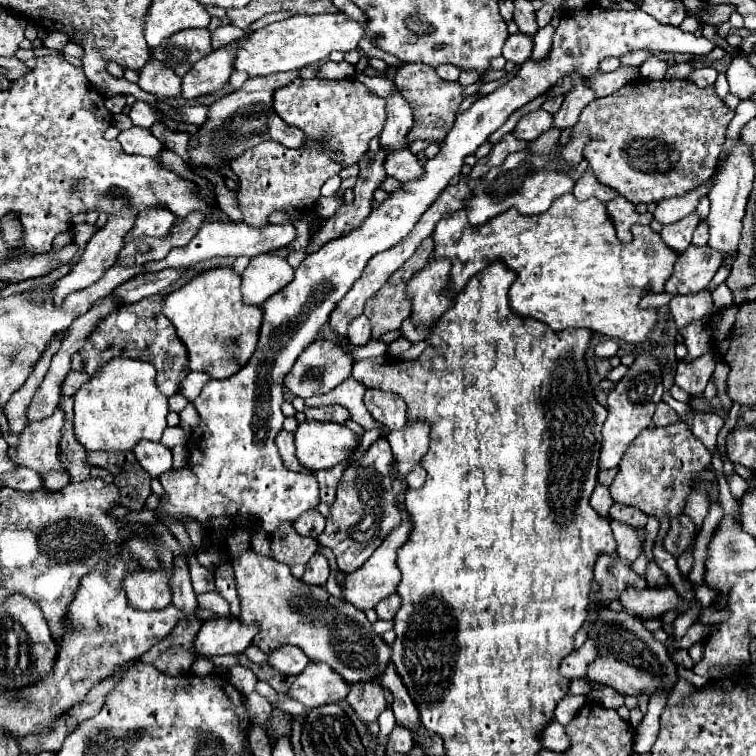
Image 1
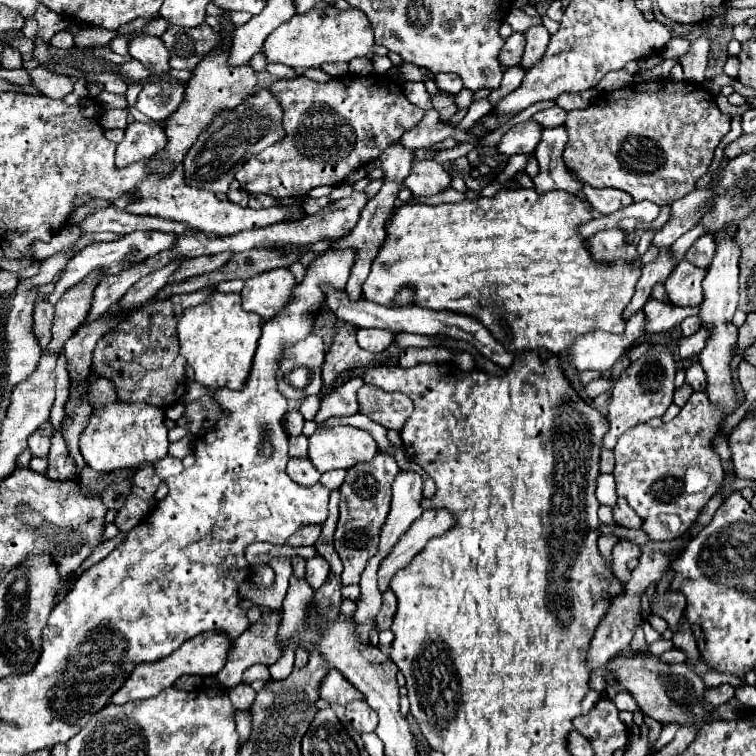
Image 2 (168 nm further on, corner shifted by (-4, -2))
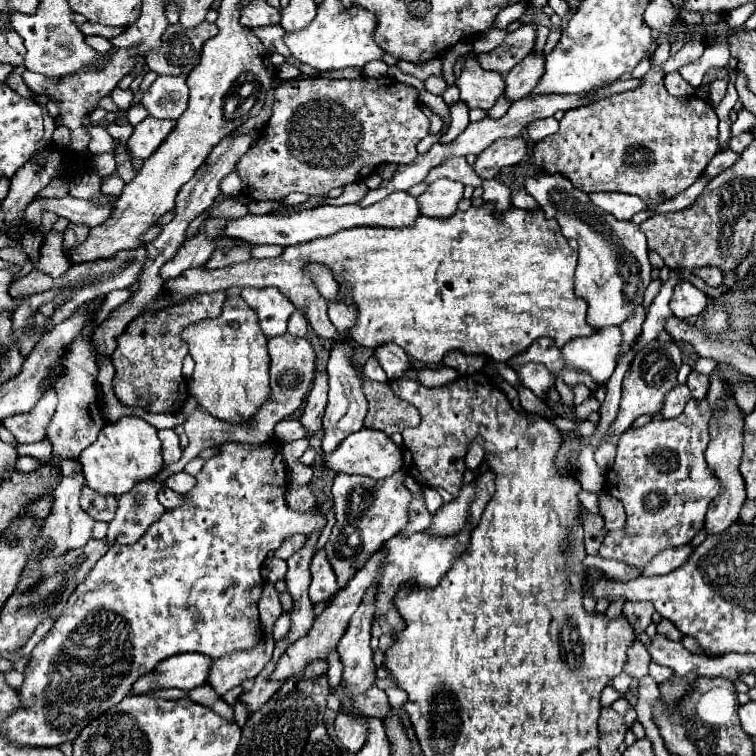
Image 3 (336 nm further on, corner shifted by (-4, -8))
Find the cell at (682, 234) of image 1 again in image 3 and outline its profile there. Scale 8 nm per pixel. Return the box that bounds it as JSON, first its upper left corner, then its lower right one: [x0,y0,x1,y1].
[622,309,644,353]

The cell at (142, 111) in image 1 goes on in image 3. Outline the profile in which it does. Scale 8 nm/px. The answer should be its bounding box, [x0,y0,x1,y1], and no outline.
[142,73,188,119]

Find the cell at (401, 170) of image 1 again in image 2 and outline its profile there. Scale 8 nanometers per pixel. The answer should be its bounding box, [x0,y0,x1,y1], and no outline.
[404,159,450,195]

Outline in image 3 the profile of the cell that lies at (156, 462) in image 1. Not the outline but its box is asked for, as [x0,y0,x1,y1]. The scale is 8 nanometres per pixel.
[164,471,196,493]

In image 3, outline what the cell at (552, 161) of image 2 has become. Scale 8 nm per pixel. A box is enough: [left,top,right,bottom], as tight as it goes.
[526,173,652,329]

